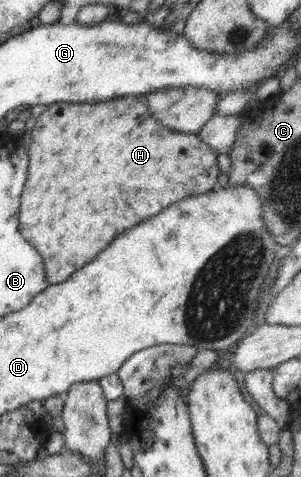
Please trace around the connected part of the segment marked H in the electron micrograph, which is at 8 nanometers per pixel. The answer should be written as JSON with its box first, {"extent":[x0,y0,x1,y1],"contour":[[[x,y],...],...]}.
{"extent":[19,97,220,284],"contour":[[[116,97],[103,103],[54,103],[47,106],[43,114],[39,116],[35,126],[31,130],[31,145],[28,154],[28,176],[25,190],[21,194],[21,206],[19,207],[19,232],[29,244],[41,255],[46,266],[47,284],[65,283],[69,276],[76,270],[83,268],[85,264],[92,261],[109,242],[113,242],[115,234],[121,234],[129,226],[140,223],[148,218],[153,218],[155,214],[161,212],[163,208],[179,200],[185,200],[193,195],[205,194],[211,192],[218,186],[220,172],[218,170],[218,152],[205,144],[197,134],[174,131],[167,128],[160,121],[155,120],[149,108],[145,105],[141,97]]]}

